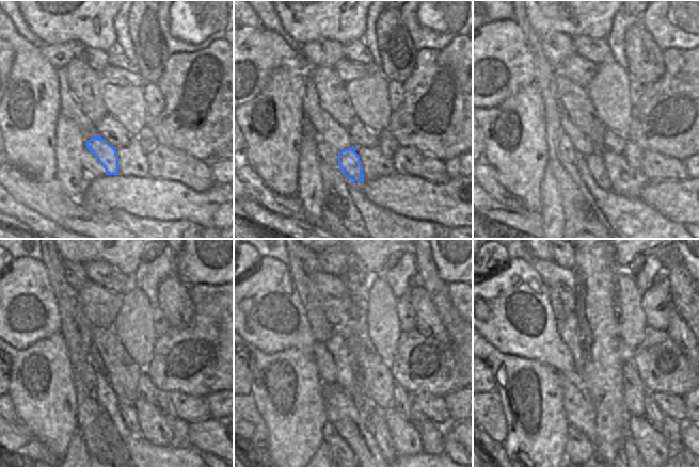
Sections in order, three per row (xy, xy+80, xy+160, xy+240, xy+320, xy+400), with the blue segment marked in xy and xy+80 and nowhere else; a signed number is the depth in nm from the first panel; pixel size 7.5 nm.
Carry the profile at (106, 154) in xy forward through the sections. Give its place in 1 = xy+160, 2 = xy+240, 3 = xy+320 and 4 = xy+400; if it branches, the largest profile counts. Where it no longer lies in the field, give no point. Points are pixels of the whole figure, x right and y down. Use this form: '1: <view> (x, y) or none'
1: xy+160 (593, 161)
2: xy+240 (128, 414)
3: xy+320 (379, 429)
4: xy+400 (630, 451)

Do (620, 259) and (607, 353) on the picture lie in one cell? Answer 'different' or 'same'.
different

